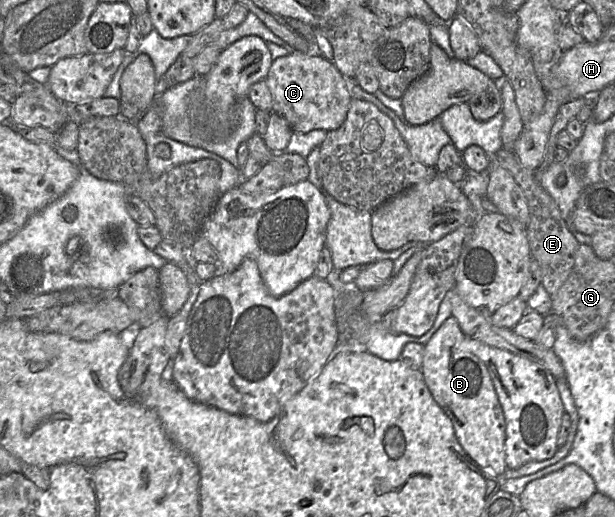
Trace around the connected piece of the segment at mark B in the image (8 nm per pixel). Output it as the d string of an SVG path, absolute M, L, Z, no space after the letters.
M453 317L447 318L424 345L423 362L420 370L434 400L450 418L458 442L466 454L478 466L501 476L508 468L505 461L505 419L490 374L484 363L464 348L467 337Z

